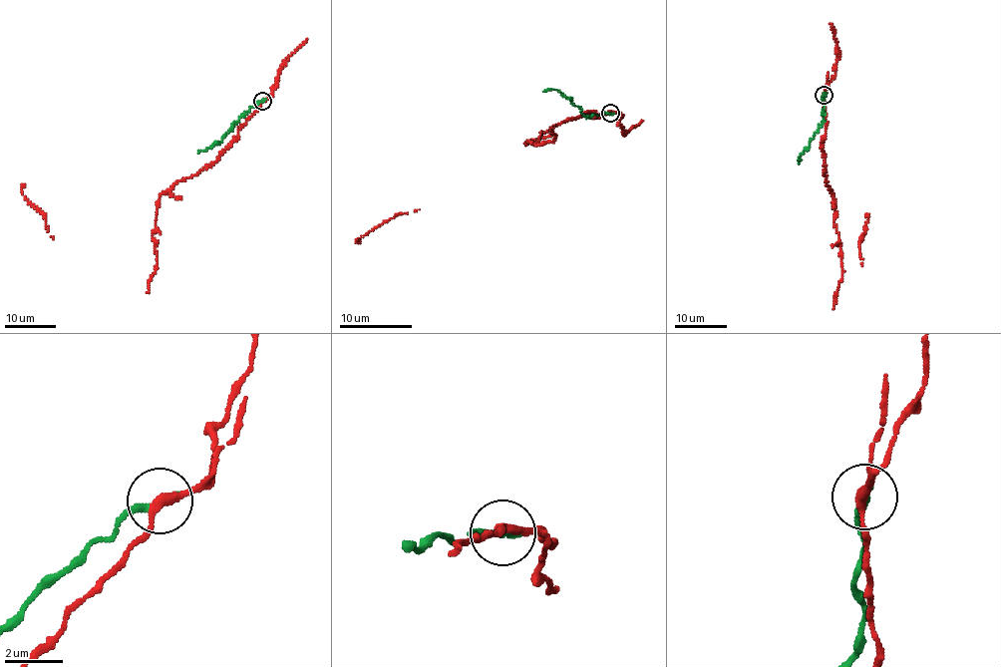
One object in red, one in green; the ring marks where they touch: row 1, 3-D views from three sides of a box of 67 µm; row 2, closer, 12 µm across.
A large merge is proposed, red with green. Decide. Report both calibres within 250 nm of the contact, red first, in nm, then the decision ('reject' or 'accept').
280/240 nm | reject

